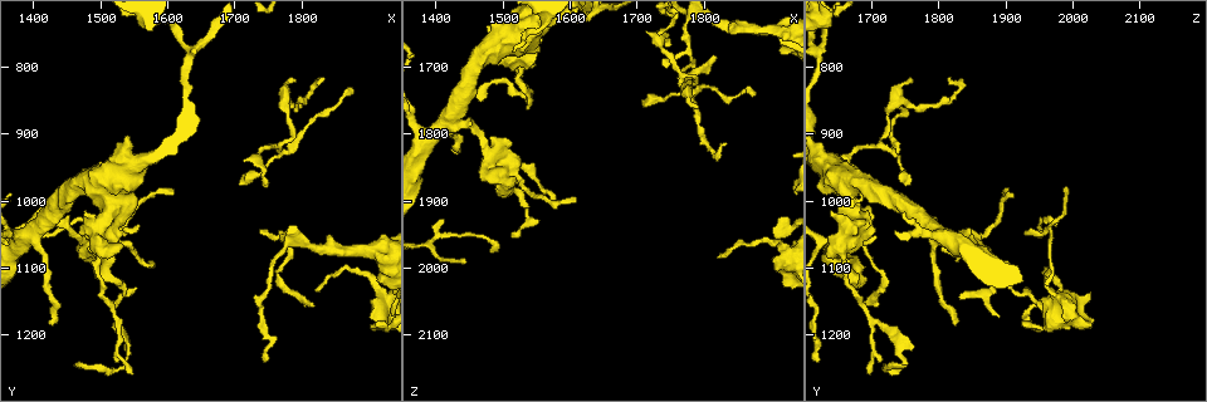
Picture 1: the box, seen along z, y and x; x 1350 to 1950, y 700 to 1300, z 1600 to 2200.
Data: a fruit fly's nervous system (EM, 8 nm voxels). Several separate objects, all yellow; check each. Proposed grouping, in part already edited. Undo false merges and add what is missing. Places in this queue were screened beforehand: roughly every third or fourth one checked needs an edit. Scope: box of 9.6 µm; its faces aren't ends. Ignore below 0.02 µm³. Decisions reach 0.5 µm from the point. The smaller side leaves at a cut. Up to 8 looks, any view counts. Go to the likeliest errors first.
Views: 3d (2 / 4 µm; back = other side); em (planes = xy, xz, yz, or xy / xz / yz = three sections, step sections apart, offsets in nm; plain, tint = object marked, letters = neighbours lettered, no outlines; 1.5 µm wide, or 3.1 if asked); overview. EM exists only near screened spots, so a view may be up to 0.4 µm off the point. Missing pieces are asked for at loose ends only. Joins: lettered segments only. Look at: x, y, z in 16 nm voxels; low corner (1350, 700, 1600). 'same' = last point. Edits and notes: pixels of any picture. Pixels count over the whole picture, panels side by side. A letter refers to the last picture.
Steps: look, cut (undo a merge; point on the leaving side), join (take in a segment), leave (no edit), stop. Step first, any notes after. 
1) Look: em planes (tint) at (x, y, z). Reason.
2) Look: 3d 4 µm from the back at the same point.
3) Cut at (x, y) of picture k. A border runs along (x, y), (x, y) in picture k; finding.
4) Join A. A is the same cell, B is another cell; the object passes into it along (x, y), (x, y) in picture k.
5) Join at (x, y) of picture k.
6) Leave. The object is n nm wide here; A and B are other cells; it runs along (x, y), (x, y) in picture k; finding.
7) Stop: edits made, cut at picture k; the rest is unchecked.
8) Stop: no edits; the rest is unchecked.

Look: em planes (plain) at (1750, 980, 1665). Tapers out.

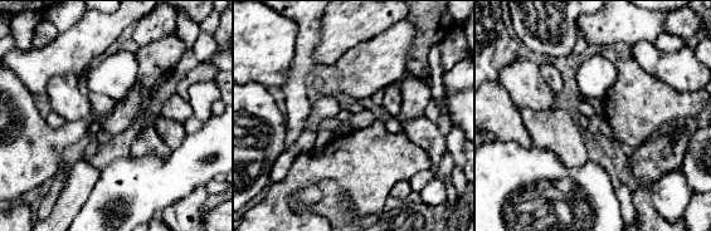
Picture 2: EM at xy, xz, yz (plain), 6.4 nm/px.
Look: em planes (letters) at the same point.

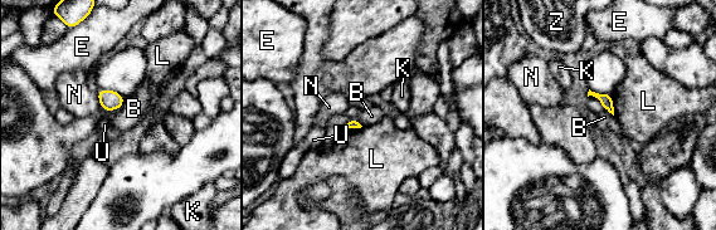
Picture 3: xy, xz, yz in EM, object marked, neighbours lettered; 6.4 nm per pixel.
Leave. The longest contact is with U, 140 nm; B, E, K, L, N, U and Z are other cells; a border runs along (361, 125), (349, 121), (342, 126) in picture 3; no lettered segment goes on from it.

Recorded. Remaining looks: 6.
Look: em planes (letters) at (1535, 1245, 1745).

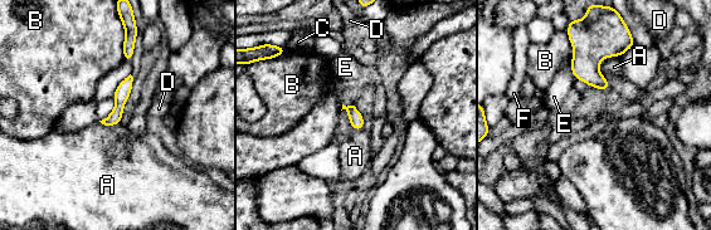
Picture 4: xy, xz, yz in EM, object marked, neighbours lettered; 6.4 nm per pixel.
Leave. A, B, C, D, E and F are other cells; a border runs along (98, 121), (105, 125), (120, 123) in picture 4; continuous, no second neuron.

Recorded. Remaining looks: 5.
Look: em yz step 8 (letters) at (1520, 1160, 1955). Free end.

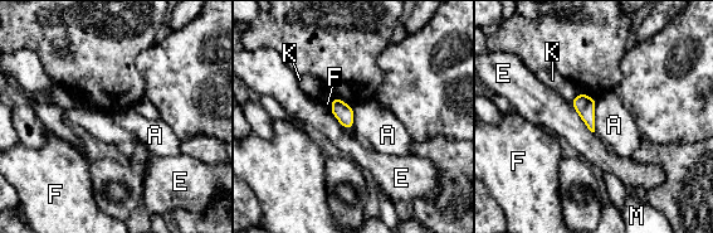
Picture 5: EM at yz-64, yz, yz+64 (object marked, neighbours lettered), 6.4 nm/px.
Leave. A, E, F, K and M are other cells; a border runs along (596, 101), (594, 131) in picture 5; none of them fits.

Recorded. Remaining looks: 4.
Stop: no edits; the rest is unchecked.

